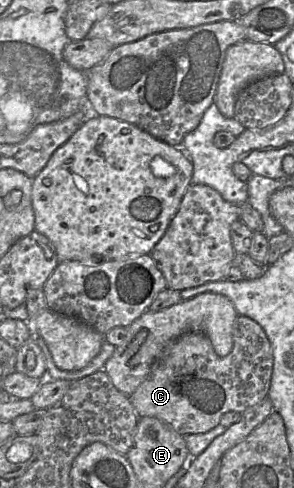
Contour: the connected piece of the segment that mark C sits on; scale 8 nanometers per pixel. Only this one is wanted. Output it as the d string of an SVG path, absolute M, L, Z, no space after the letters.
M239 315L233 324L232 329L233 346L231 352L225 357L219 357L211 344L209 338L202 332L188 331L171 341L166 348L163 350L161 355L153 363L148 376L144 381L136 388L133 394L129 397L131 405L139 418L141 417L154 417L160 421L169 425L173 430L182 436L206 433L216 427L220 423L220 419L223 414L229 411L236 411L238 413L243 413L247 408L252 407L257 404L265 397L267 397L272 370L273 370L273 353L271 349L270 342L262 329L262 327L249 317Z

